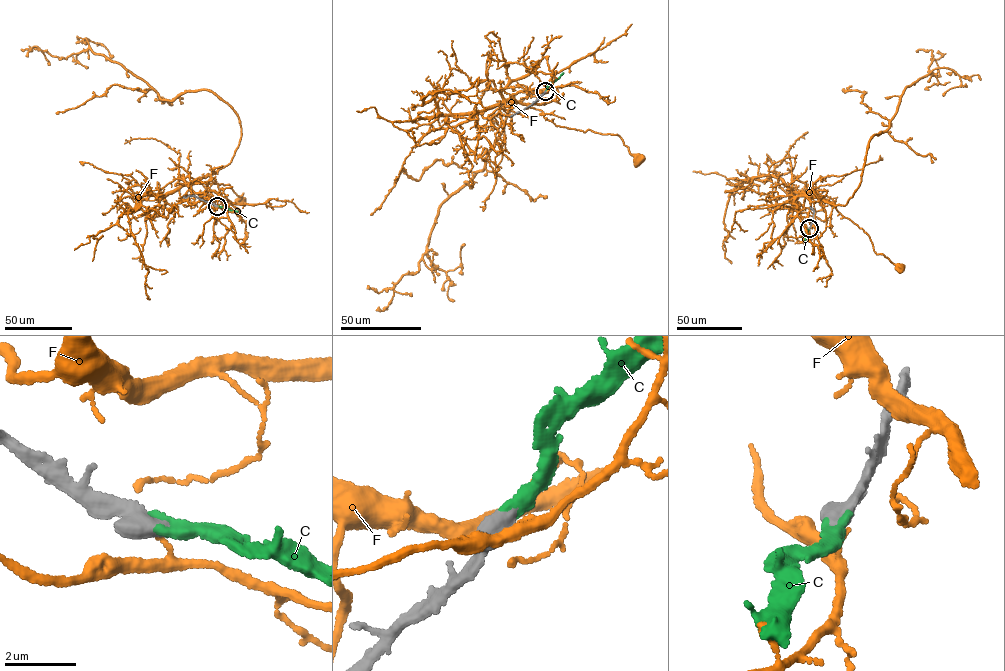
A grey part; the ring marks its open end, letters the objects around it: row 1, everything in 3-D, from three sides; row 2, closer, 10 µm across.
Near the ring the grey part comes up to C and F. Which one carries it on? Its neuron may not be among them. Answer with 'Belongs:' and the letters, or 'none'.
Belongs: C

